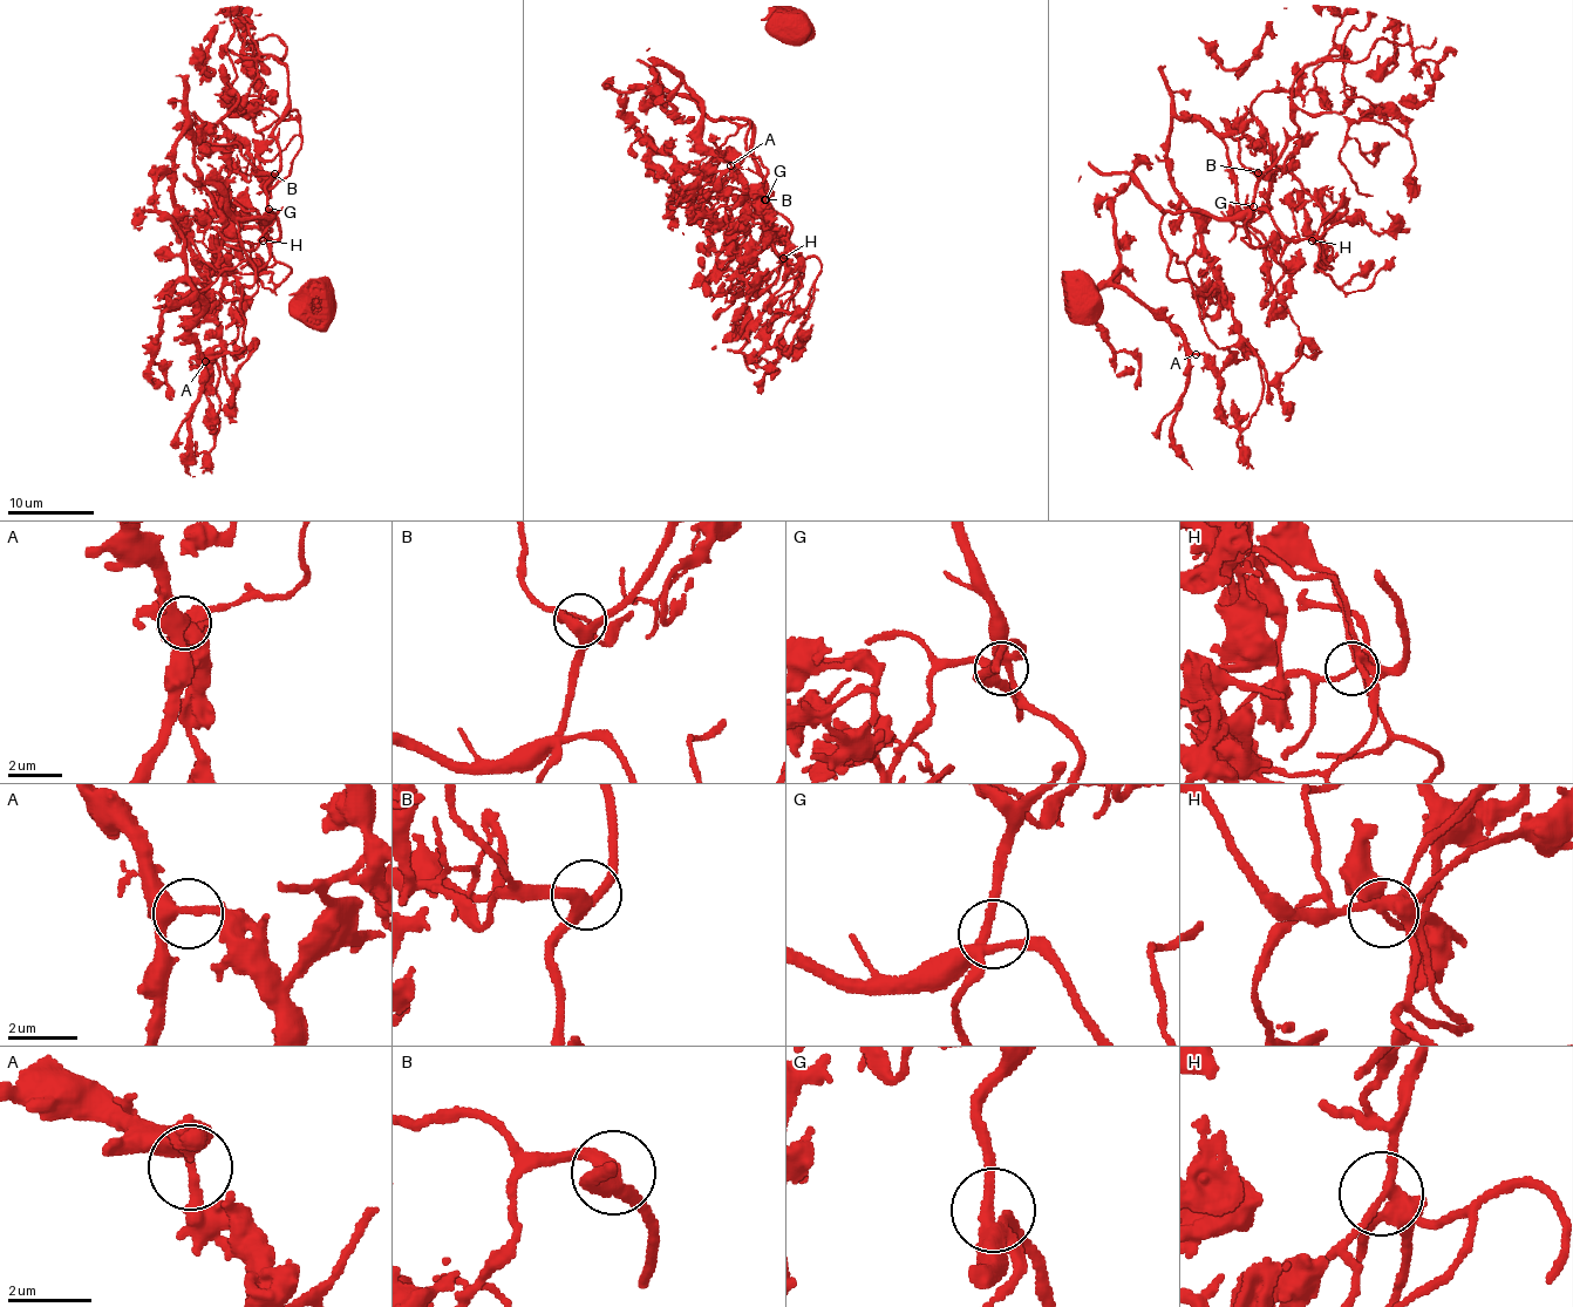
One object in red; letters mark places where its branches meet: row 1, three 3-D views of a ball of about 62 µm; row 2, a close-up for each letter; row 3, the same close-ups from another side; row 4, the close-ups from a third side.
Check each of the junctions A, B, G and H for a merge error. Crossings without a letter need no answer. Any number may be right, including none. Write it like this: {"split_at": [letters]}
{"split_at": ["H"]}

